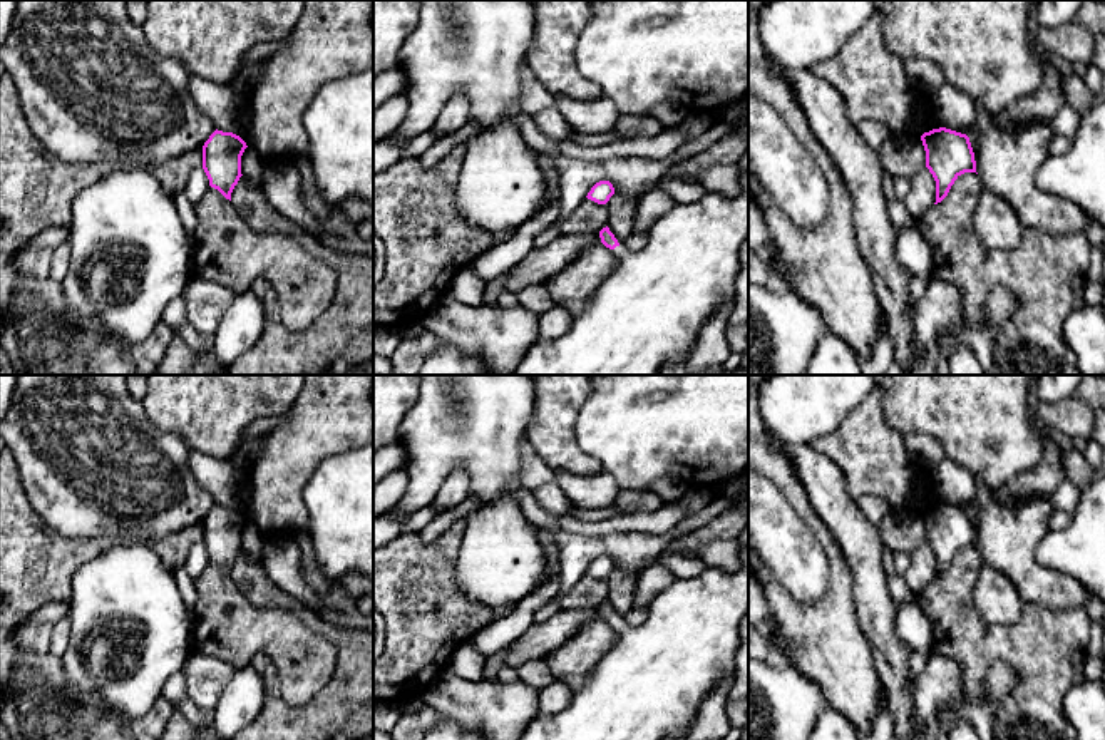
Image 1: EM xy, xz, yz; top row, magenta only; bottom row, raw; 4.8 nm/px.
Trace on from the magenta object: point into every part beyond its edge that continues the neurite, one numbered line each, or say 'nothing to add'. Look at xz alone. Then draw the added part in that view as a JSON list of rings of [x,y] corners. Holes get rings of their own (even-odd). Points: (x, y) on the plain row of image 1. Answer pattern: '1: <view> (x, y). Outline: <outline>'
1: xz (652, 683). Outline: [[[740,547],[738,558],[740,568],[735,573],[707,568],[695,578],[671,583],[648,604],[648,618],[640,626],[616,621],[613,624],[618,636],[614,646],[573,693],[571,705],[559,713],[539,713],[519,740],[671,740],[681,737],[707,695],[735,671],[740,626],[748,614],[748,547]]]

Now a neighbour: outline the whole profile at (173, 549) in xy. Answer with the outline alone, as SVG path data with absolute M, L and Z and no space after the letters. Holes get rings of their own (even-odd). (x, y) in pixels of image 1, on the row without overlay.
M193 524L164 539L149 542L162 563L172 571L182 568L191 547L203 541L203 524Z

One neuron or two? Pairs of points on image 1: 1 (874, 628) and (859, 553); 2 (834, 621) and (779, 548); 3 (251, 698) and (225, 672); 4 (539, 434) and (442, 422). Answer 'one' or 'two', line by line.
1: one
2: two
3: two
4: two

